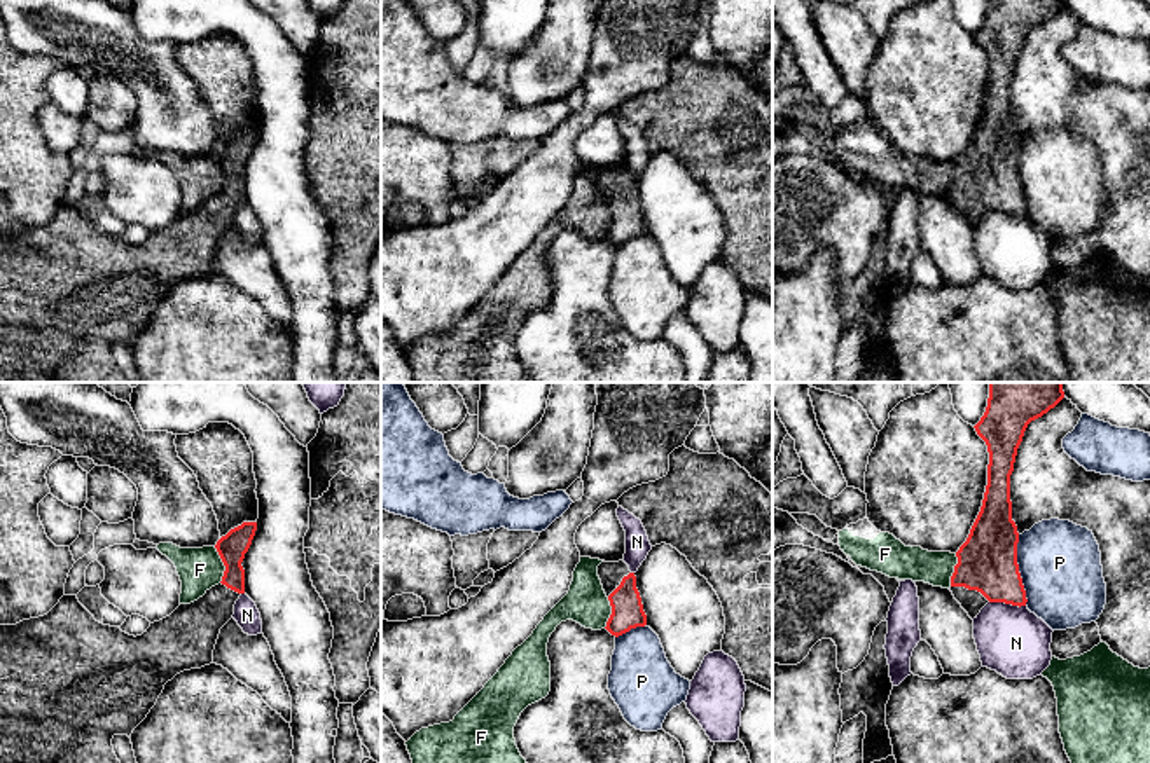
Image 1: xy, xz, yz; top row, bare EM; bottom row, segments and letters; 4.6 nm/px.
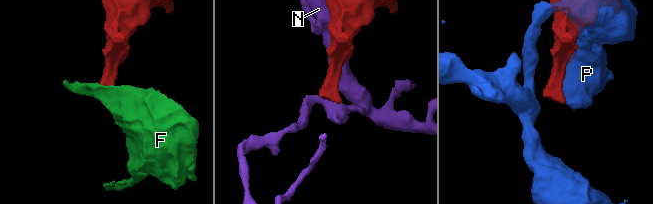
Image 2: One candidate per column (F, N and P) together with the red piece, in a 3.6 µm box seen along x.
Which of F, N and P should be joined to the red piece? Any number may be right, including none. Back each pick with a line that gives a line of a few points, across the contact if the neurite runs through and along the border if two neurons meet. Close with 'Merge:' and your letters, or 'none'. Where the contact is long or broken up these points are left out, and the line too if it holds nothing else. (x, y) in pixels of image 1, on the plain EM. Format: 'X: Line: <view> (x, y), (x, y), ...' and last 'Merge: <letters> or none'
Merge: none

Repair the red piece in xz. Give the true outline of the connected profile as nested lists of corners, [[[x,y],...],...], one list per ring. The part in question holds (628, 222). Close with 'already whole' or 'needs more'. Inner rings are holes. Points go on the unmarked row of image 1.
[[[603,169],[598,175],[598,185],[612,215],[612,223],[605,237],[619,246],[631,237],[645,236],[647,223],[636,197],[636,185],[629,180],[629,175],[624,169]]] | needs more

